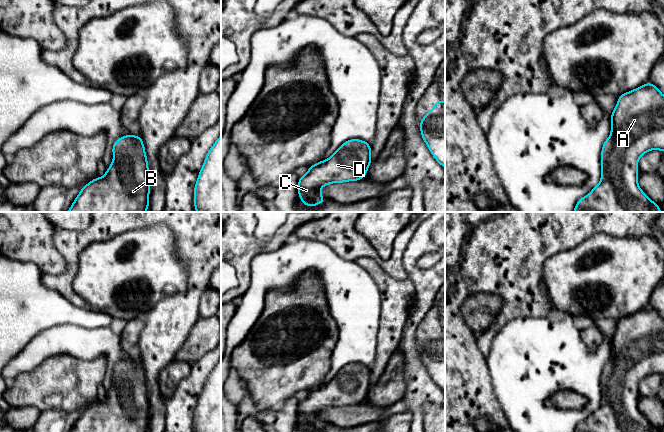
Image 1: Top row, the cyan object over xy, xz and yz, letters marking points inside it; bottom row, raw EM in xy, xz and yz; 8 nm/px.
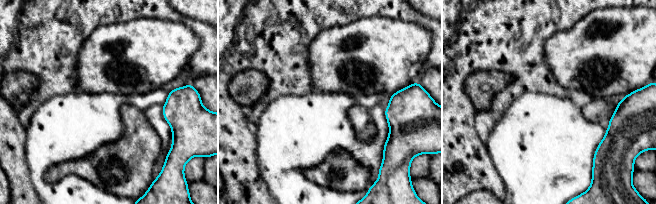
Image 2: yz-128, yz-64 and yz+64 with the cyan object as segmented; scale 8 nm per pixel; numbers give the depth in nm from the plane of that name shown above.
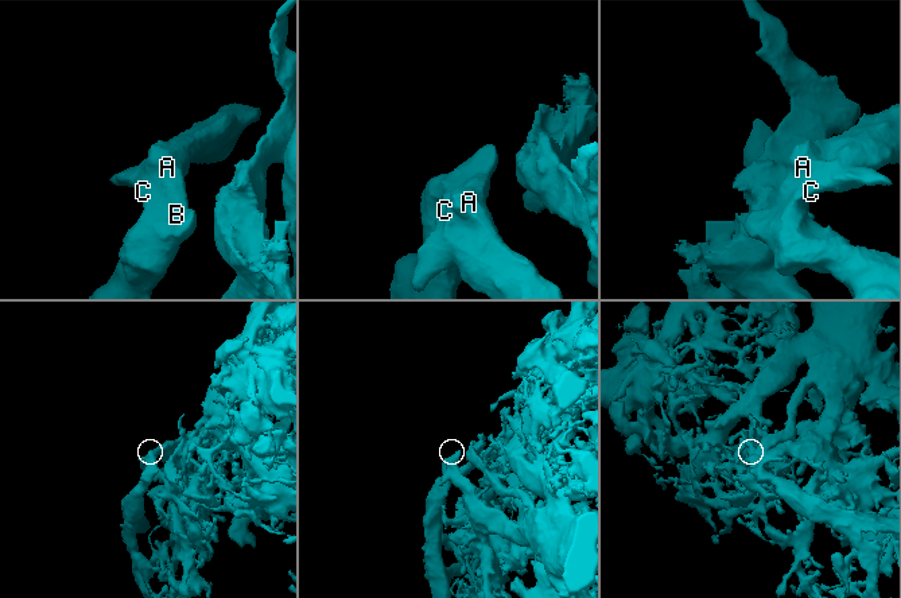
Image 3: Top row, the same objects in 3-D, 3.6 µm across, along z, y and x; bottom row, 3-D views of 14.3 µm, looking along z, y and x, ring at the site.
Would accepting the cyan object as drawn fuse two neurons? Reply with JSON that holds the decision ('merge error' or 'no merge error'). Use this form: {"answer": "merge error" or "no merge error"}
{"answer": "no merge error"}

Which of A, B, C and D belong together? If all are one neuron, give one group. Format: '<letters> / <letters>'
A B C D

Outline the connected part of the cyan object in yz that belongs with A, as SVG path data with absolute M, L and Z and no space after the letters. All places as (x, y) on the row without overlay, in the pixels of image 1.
M648 306L619 320L611 337L611 358L601 376L601 405L575 432L660 432L638 409L638 384L650 374L664 375L664 319Z

